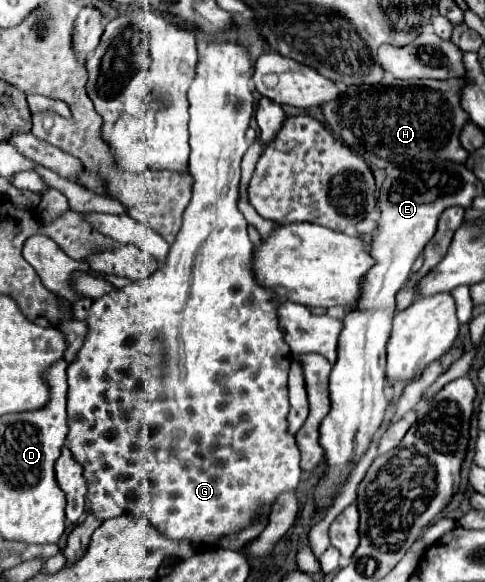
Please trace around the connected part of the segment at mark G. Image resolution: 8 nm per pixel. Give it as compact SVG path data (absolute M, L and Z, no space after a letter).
M212 40L206 44L198 66L192 86L188 90L190 102L190 164L188 170L194 176L194 192L192 200L184 212L182 228L176 236L176 242L170 246L170 254L166 264L152 274L148 280L134 282L126 288L116 290L110 296L98 298L92 302L88 314L90 332L82 350L78 352L74 364L68 366L68 448L72 450L74 458L84 466L84 476L88 480L88 504L92 506L94 514L100 520L116 518L122 514L132 516L146 516L160 532L168 538L190 538L196 552L208 550L214 546L216 538L224 538L234 534L248 524L252 524L256 510L260 506L272 506L276 496L294 490L300 480L300 452L294 442L294 436L288 434L288 370L292 364L292 354L288 344L284 342L284 334L278 326L278 306L284 302L276 292L262 288L252 272L252 252L254 246L248 238L248 224L238 210L238 184L240 184L240 162L244 152L248 150L248 142L244 132L250 124L254 114L254 96L250 90L252 78L252 56L250 52L238 42L226 40Z

